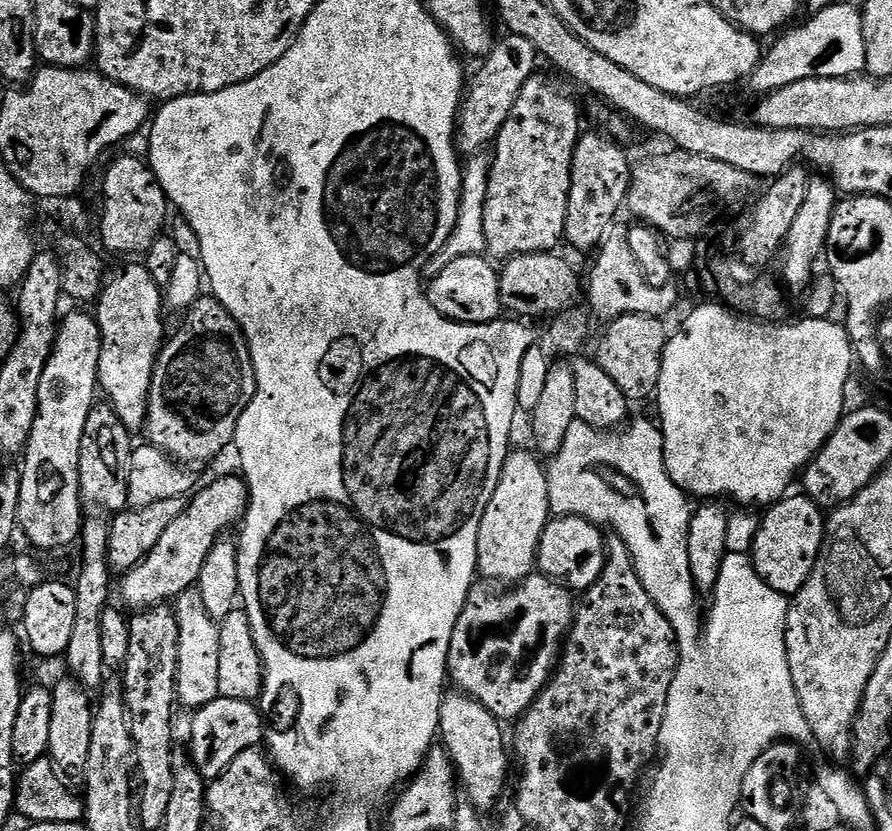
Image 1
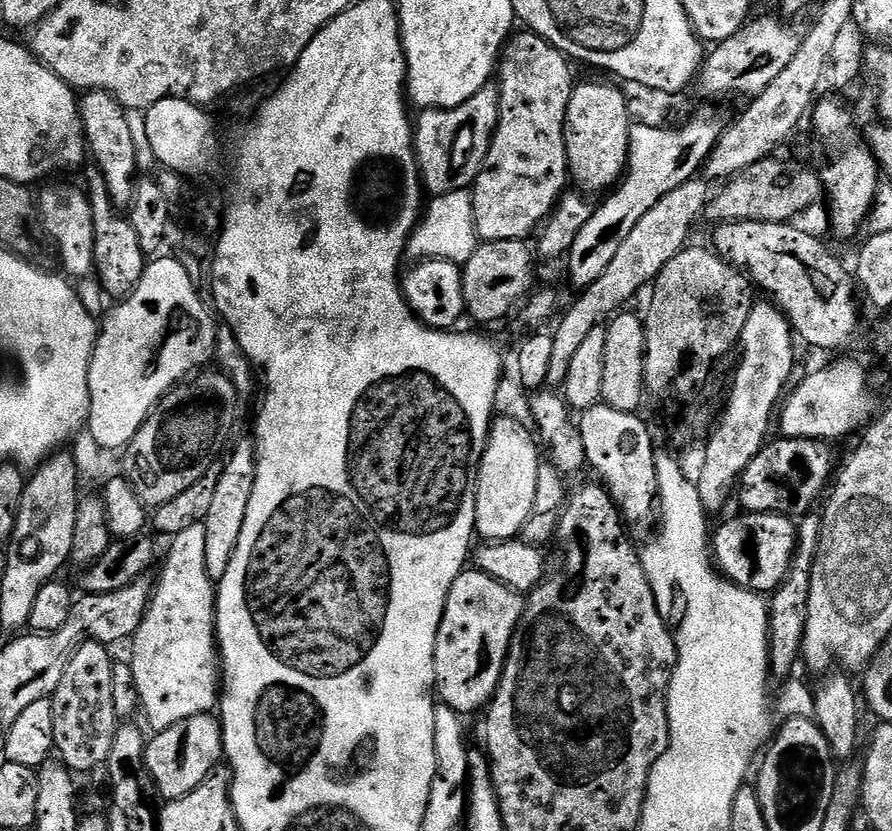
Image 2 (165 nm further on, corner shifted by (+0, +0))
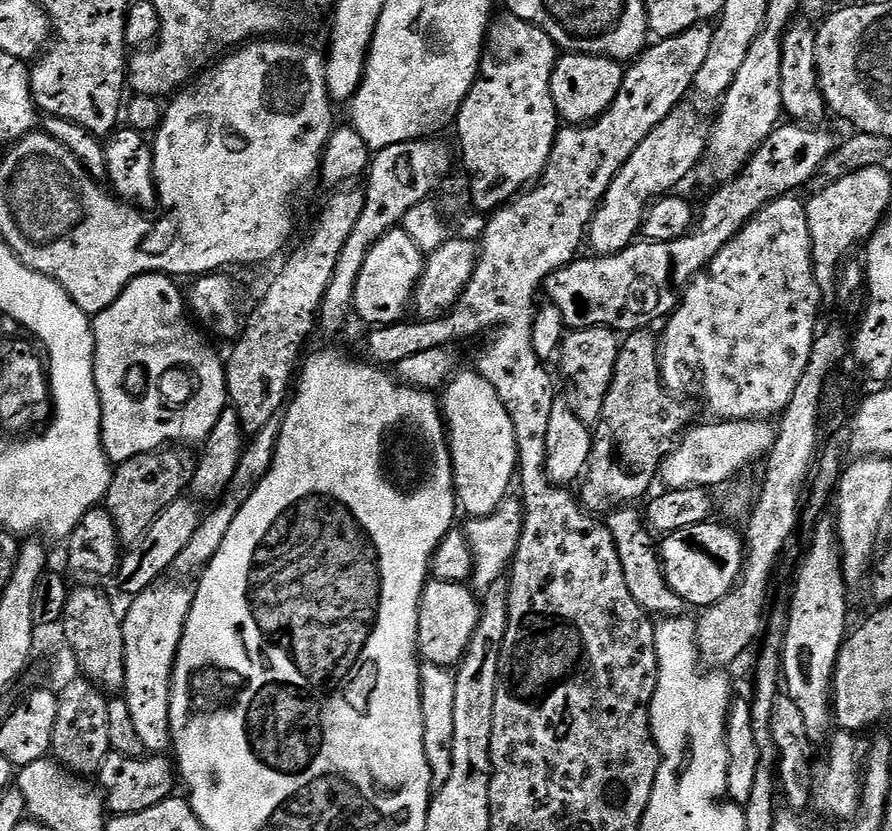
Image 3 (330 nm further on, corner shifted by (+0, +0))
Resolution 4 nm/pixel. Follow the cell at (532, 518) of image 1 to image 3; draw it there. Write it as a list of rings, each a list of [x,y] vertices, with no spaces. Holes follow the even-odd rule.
[[[475,370],[457,371],[443,389],[442,415],[452,450],[452,473],[456,483],[456,498],[472,518],[488,516],[504,500],[509,499],[508,487],[518,476],[520,455],[516,449],[514,422],[498,398],[498,390]]]

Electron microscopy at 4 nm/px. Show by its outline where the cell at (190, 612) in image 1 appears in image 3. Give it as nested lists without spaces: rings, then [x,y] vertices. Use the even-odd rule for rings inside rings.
[[[160,582],[140,592],[131,599],[128,612],[123,615],[123,645],[126,646],[124,665],[126,666],[126,682],[124,683],[124,699],[130,706],[131,718],[137,733],[143,740],[145,751],[152,754],[165,753],[171,747],[170,697],[172,672],[176,665],[177,651],[184,637],[186,618],[193,606],[195,591],[189,586],[180,584],[164,584]]]

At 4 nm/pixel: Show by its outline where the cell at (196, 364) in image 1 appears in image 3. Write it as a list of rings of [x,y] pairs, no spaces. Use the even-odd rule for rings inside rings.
[[[165,446],[156,452],[138,454],[115,469],[108,488],[106,507],[125,545],[131,546],[140,541],[154,518],[158,518],[170,502],[181,499],[189,491],[197,457],[193,453],[191,456],[184,448],[187,447]]]

